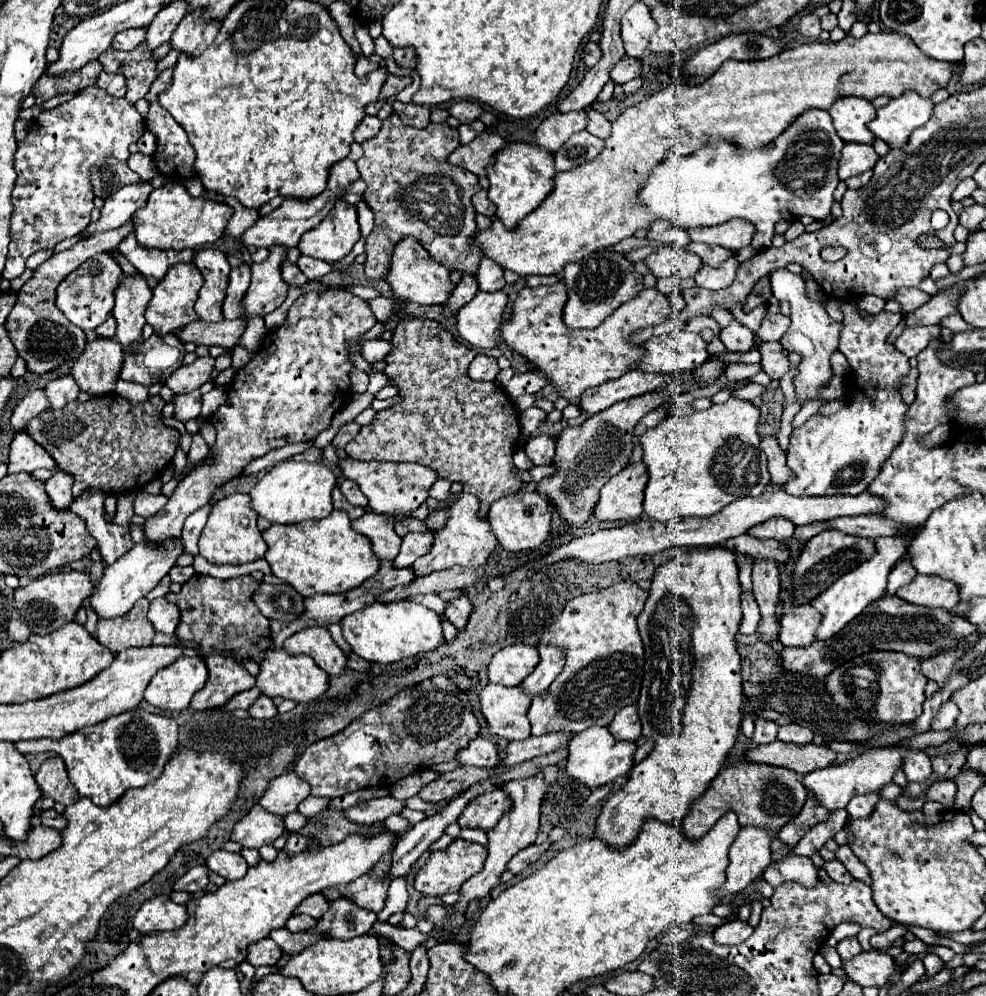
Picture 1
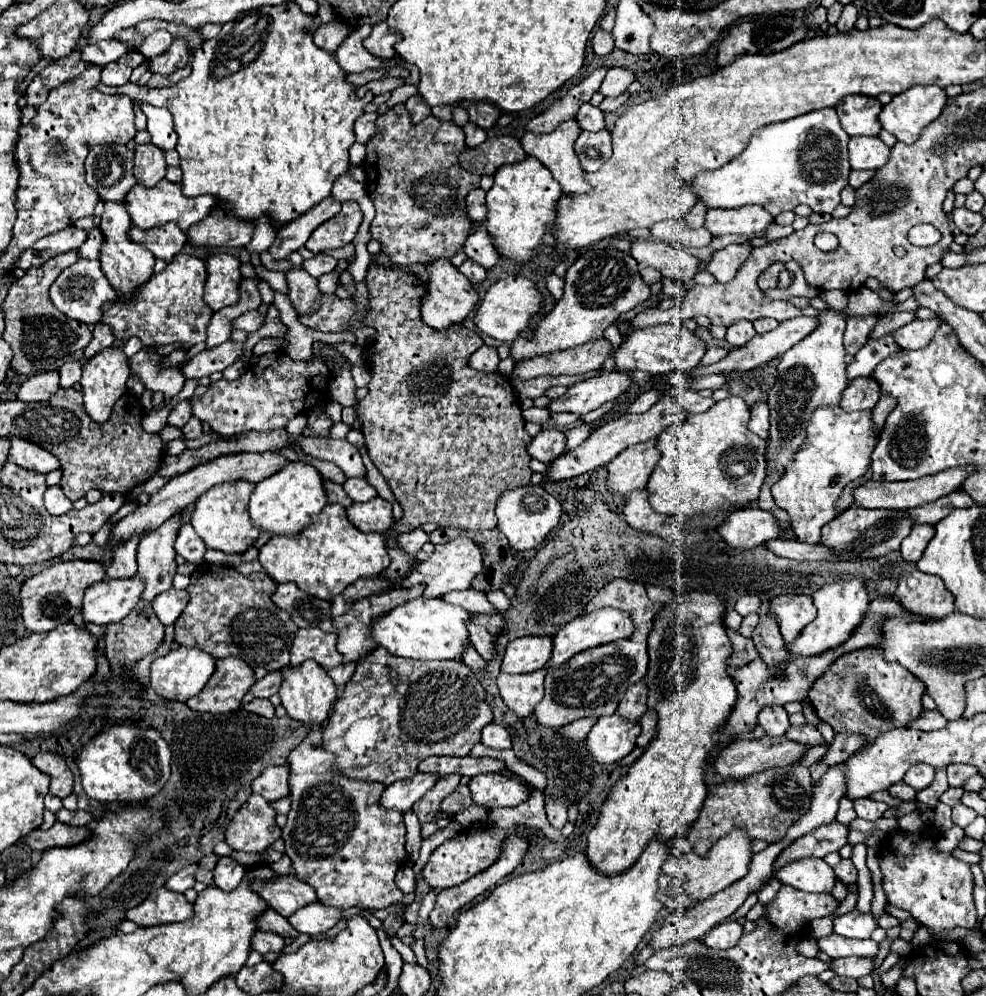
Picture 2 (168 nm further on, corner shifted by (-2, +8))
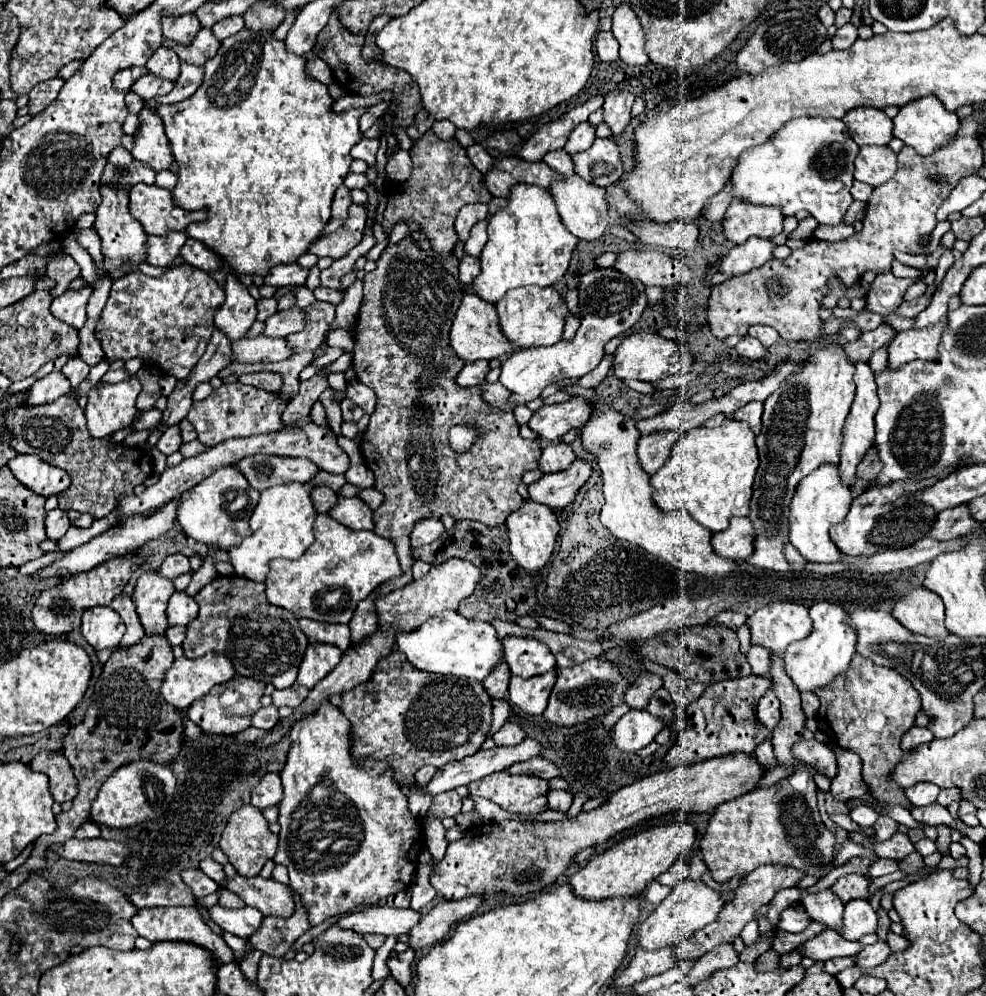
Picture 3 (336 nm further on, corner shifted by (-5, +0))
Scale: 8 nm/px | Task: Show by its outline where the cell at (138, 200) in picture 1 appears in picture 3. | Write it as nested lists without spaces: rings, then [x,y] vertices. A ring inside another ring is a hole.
[[[144,106],[138,114],[138,120],[140,120],[140,126],[134,136],[134,146],[130,152],[138,160],[150,164],[156,172],[166,170],[174,158],[172,158],[170,144],[164,134],[164,124],[160,116],[154,112],[152,106]]]

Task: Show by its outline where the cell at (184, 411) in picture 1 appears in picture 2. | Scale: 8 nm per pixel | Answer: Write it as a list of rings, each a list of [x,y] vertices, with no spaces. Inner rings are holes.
[[[181,400],[169,414],[169,424],[171,426],[177,426],[177,428],[183,428],[183,424],[187,424],[187,420],[193,416],[193,410],[191,410],[191,400]]]

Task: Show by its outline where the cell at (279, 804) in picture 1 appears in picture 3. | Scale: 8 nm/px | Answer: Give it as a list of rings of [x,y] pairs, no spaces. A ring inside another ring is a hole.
[[[264,774],[262,780],[254,786],[252,790],[252,806],[256,808],[268,808],[268,806],[278,806],[282,800],[284,788],[280,782],[278,774]]]

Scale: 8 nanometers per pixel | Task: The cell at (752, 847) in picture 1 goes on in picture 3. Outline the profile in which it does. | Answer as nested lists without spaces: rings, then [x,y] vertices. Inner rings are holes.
[[[694,856],[689,861],[689,867],[690,878],[684,882],[677,882],[673,886],[670,896],[664,898],[660,902],[660,906],[640,924],[640,930],[638,930],[638,946],[640,948],[660,950],[666,946],[676,946],[682,940],[690,940],[690,936],[694,936],[694,932],[698,932],[700,928],[704,928],[706,924],[716,920],[724,902],[716,890],[712,890],[710,886],[706,886],[700,880],[700,876],[706,872],[706,864],[698,856]]]

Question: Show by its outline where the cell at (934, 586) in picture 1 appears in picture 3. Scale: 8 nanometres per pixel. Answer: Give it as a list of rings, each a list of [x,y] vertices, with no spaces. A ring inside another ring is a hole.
[[[916,588],[910,592],[910,596],[898,600],[892,616],[914,634],[924,634],[934,640],[944,640],[948,636],[942,600],[938,600],[938,596],[926,588]]]

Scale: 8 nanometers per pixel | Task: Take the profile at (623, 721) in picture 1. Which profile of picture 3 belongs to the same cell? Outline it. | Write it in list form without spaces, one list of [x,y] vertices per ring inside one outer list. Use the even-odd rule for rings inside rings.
[[[640,672],[636,676],[636,680],[632,682],[632,686],[626,690],[624,700],[632,706],[632,708],[646,708],[648,700],[652,698],[652,694],[662,688],[662,678],[652,674],[652,672]]]

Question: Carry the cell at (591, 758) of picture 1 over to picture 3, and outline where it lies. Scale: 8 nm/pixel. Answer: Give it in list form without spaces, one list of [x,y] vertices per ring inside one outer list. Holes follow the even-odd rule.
[[[630,710],[612,728],[614,744],[624,752],[636,752],[648,746],[664,728],[664,720],[648,710]]]

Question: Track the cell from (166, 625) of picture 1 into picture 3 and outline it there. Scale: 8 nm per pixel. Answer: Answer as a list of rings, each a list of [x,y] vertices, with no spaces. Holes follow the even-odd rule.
[[[174,592],[168,600],[168,620],[170,626],[176,624],[190,624],[196,616],[198,616],[198,604],[194,602],[194,598],[186,596],[186,592]]]

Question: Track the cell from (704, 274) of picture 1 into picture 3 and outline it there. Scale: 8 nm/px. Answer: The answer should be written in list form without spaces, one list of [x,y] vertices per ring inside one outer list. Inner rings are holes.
[[[752,236],[744,244],[738,244],[730,250],[730,254],[720,264],[720,272],[728,276],[740,276],[752,268],[760,268],[772,258],[774,248],[776,244],[772,240]]]

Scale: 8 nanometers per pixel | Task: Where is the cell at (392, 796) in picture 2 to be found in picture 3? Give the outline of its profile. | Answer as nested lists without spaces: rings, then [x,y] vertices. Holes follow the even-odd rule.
[[[526,736],[526,738],[524,738],[520,744],[516,744],[516,746],[508,746],[508,748],[504,748],[504,746],[494,746],[492,750],[478,750],[474,756],[468,756],[468,758],[464,758],[464,760],[450,762],[450,764],[442,766],[442,768],[434,774],[434,778],[432,778],[426,786],[422,786],[422,788],[424,788],[426,792],[430,792],[432,796],[436,796],[436,794],[440,794],[440,792],[454,790],[454,788],[458,788],[458,786],[468,786],[470,782],[476,782],[476,780],[480,780],[480,778],[484,778],[484,776],[488,776],[488,774],[500,772],[502,768],[508,768],[508,766],[512,766],[512,764],[516,764],[516,762],[524,762],[524,760],[536,758],[540,752],[542,752],[540,742],[534,740],[534,738],[530,738],[530,736]]]

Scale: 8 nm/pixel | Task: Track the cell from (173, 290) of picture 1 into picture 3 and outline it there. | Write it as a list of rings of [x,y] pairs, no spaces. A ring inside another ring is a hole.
[[[188,264],[170,266],[162,276],[152,278],[144,276],[140,270],[130,272],[130,276],[124,276],[122,280],[116,280],[110,288],[108,302],[104,306],[104,312],[96,324],[96,340],[102,344],[102,350],[106,354],[106,360],[130,360],[140,358],[146,368],[156,368],[166,376],[174,376],[178,380],[188,378],[194,364],[202,358],[212,332],[214,332],[214,312],[224,304],[224,290],[218,286],[218,282],[198,268],[190,268]]]

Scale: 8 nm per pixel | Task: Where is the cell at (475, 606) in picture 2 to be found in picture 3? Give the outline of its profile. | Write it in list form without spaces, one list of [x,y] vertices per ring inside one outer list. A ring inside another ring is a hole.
[[[492,624],[498,630],[498,636],[504,638],[508,634],[518,634],[518,636],[538,636],[538,640],[546,642],[548,648],[552,650],[552,654],[558,660],[558,668],[566,668],[566,666],[576,666],[582,664],[584,660],[588,660],[588,656],[602,656],[604,648],[600,646],[600,642],[584,642],[584,640],[576,640],[574,636],[566,636],[566,634],[556,634],[550,630],[526,630],[520,628],[518,624]]]

